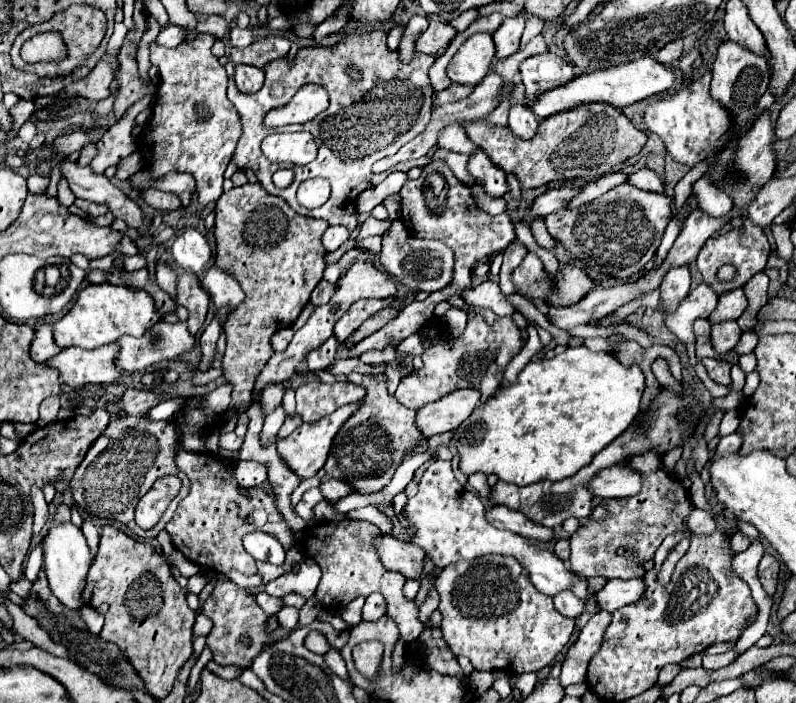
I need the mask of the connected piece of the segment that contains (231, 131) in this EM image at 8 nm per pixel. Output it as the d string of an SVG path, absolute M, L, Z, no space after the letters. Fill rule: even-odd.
M198 34L194 42L182 42L176 48L164 48L156 42L150 44L150 60L158 68L160 84L154 116L138 138L138 148L152 176L164 176L170 170L192 174L202 206L212 206L222 196L224 170L242 136L240 114L226 98L226 70L210 50L214 42L214 36ZM160 62L164 64L160 66Z

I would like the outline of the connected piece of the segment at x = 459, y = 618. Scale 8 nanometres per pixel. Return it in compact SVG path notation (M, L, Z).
M482 556L478 560L470 560L470 562L462 562L462 564L450 564L450 568L444 568L438 578L436 578L436 590L440 594L440 612L442 612L442 636L446 640L446 644L450 646L450 650L454 652L454 656L466 656L472 666L476 670L484 670L484 672L490 672L490 670L506 670L506 672L516 672L516 674L522 674L522 672L536 672L536 670L542 670L544 666L548 666L558 654L560 650L568 644L570 640L570 634L574 630L574 620L568 618L568 616L562 616L554 604L552 604L552 598L546 596L546 594L540 594L532 584L530 584L530 578L526 576L526 572L522 572L522 568L518 568L518 562L510 556Z

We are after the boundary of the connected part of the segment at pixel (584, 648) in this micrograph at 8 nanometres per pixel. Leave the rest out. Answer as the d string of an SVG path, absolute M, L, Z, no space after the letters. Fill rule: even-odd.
M606 610L596 612L588 624L582 628L578 640L568 648L566 658L562 662L560 672L560 684L576 684L586 682L586 666L590 662L590 656L598 650L598 644L602 642L602 632L610 624L610 614Z

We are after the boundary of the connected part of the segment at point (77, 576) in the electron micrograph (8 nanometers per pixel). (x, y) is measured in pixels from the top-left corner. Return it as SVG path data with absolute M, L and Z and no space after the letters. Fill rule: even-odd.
M48 522L46 534L42 538L42 552L44 552L44 572L50 584L52 594L72 610L84 606L82 602L82 588L86 584L86 574L94 562L94 554L78 526L72 522Z

